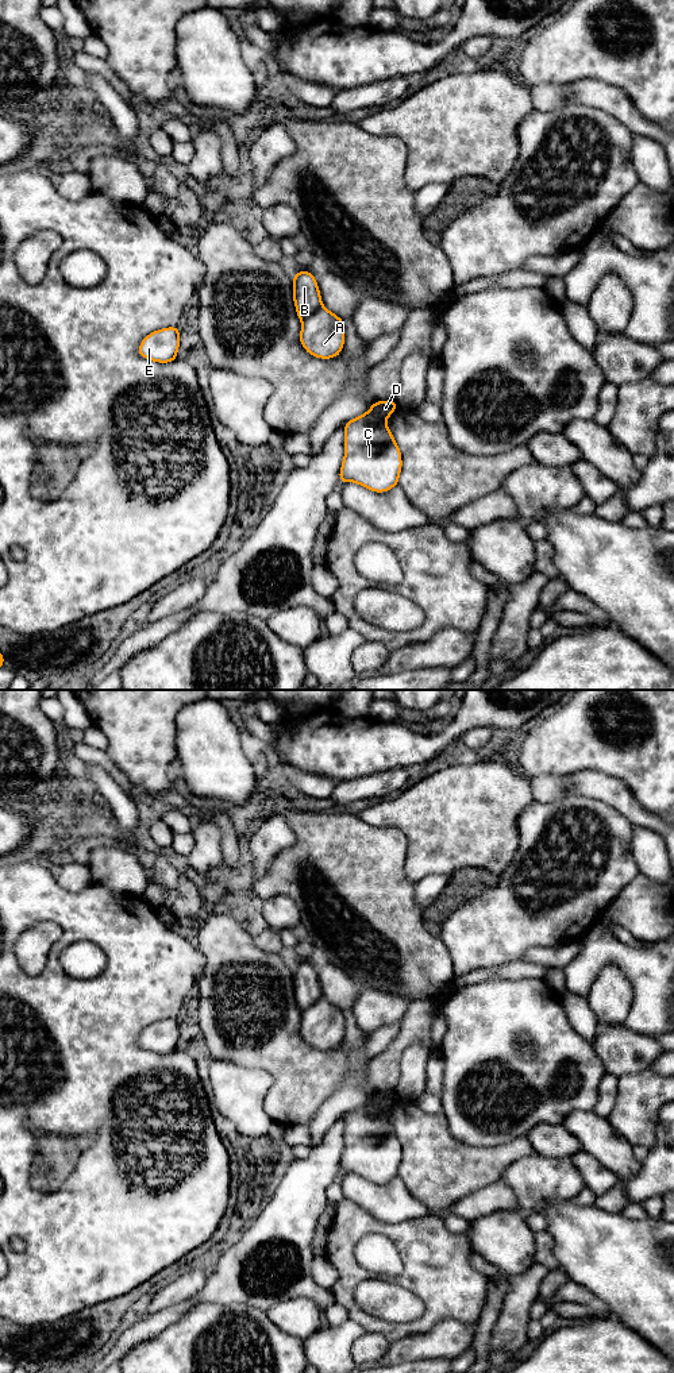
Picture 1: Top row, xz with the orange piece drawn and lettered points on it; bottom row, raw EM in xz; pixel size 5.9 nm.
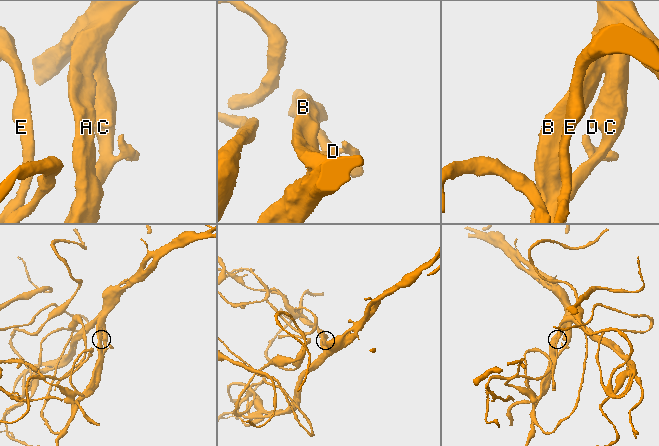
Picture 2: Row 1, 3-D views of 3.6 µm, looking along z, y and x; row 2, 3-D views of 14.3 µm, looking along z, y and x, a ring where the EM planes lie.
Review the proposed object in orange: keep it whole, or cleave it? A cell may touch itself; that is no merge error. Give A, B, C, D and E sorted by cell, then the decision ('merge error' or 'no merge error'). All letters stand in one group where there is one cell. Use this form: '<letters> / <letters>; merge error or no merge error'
A B C D E; no merge error

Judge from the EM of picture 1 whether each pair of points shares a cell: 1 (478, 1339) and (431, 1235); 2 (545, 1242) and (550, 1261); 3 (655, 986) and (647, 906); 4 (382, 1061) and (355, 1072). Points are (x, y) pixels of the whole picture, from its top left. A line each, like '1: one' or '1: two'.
1: two
2: one
3: two
4: two

